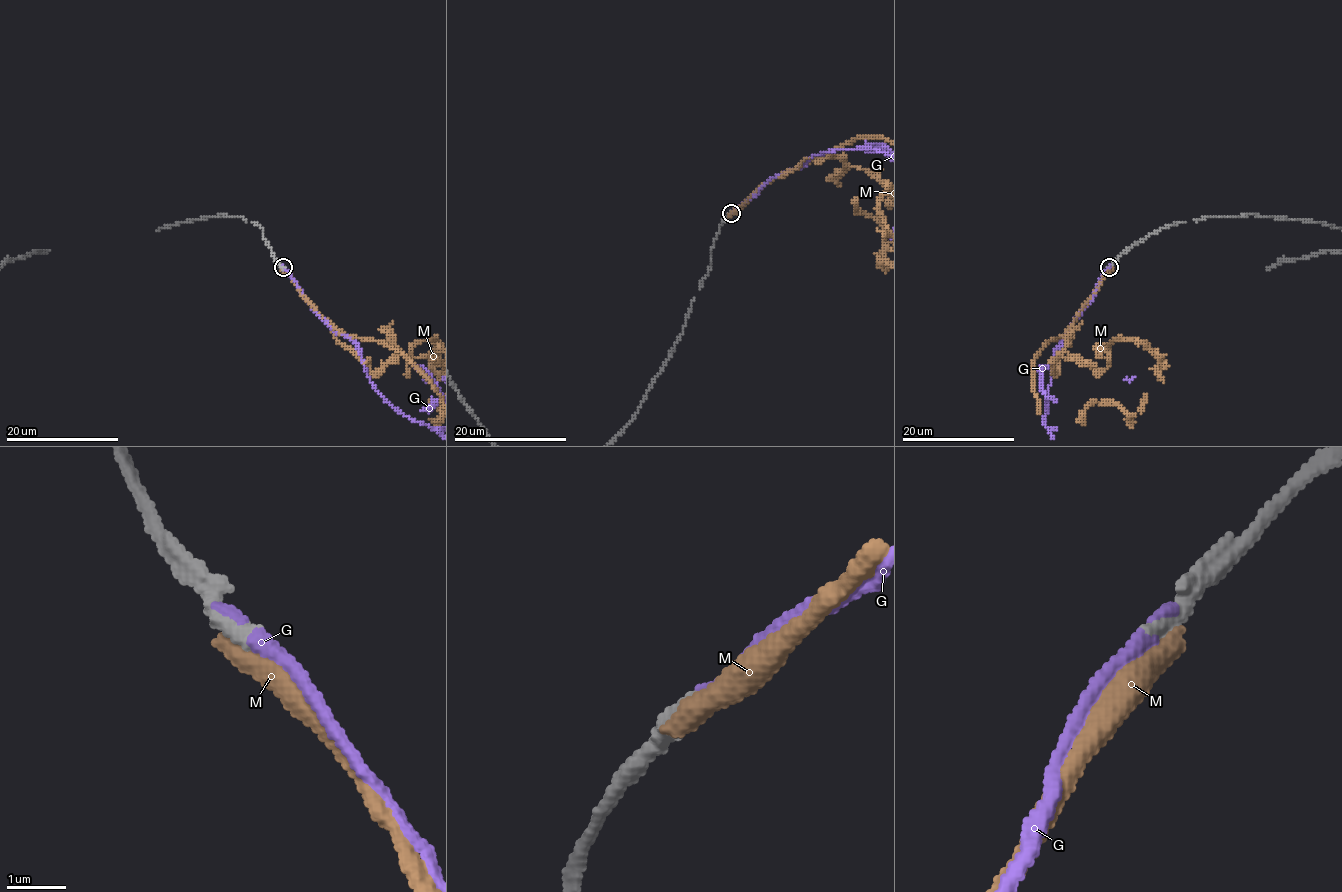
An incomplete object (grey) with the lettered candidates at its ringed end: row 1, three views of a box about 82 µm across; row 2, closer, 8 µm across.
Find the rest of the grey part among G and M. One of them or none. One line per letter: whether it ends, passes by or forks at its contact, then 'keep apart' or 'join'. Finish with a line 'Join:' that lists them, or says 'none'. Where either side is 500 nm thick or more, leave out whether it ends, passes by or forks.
G: it ends | join
M: it ends | keep apart
Join: G

